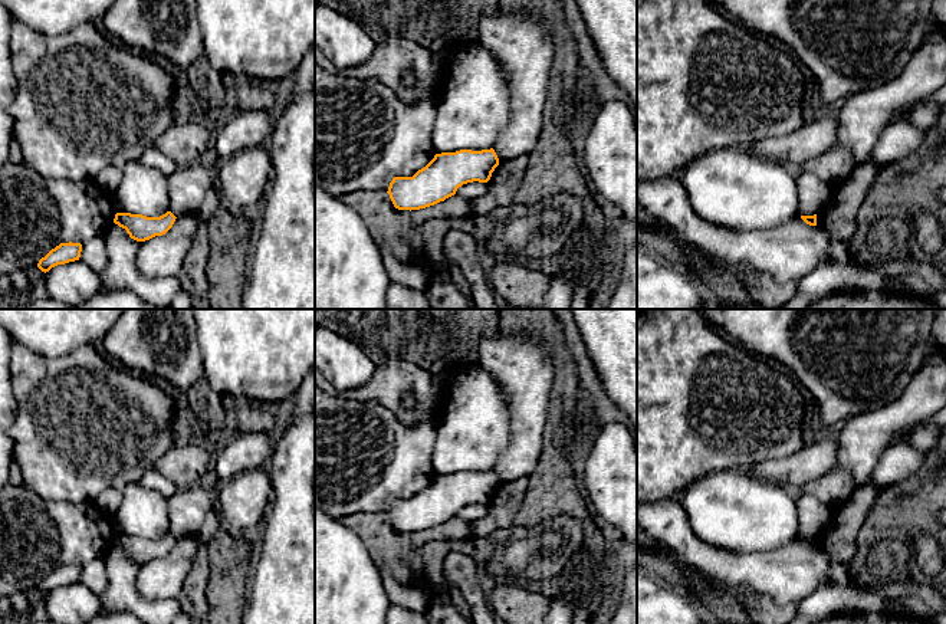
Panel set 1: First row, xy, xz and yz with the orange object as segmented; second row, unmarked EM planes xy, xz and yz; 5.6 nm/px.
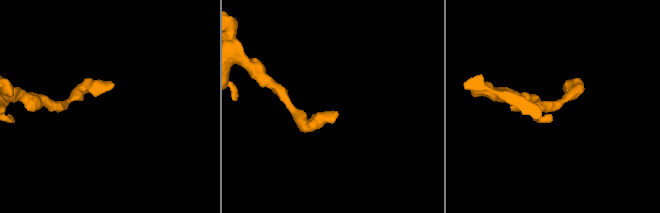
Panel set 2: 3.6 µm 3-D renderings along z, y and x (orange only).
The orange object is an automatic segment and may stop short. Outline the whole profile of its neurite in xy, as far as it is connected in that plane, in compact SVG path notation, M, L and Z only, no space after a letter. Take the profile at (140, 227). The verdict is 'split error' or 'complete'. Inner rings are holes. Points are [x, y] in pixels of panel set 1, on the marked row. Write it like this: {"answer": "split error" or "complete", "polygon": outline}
{"answer": "complete", "polygon": "M167 211L160 217L116 213L114 223L125 229L131 239L145 242L155 236L165 234L173 227L175 219L177 217L171 211Z"}

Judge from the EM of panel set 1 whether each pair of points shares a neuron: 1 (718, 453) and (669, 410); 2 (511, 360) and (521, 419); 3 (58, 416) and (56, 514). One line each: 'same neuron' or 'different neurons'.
1: same neuron
2: same neuron
3: different neurons

